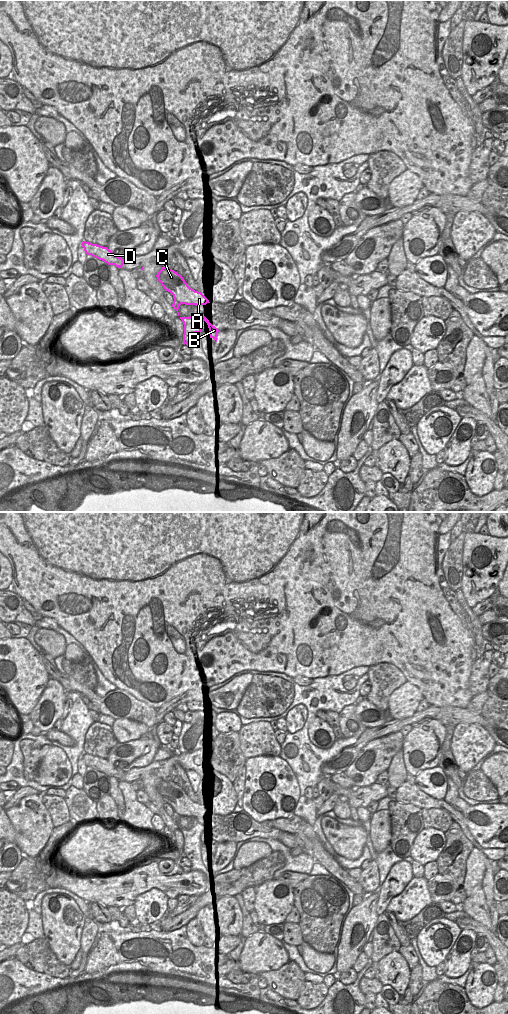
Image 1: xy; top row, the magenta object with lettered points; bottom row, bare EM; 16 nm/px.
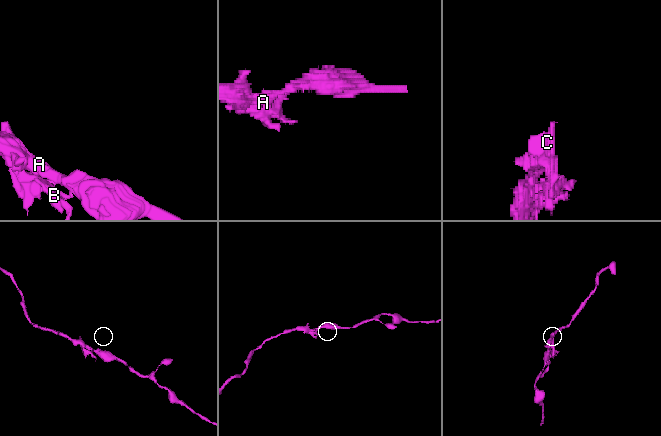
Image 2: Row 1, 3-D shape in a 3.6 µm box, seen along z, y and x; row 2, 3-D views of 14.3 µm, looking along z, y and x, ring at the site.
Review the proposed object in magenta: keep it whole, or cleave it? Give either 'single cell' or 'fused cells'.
fused cells

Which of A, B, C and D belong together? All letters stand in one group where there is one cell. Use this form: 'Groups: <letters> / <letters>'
Groups: A C D / B.

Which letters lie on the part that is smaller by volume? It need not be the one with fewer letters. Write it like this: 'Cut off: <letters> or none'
Cut off: B

